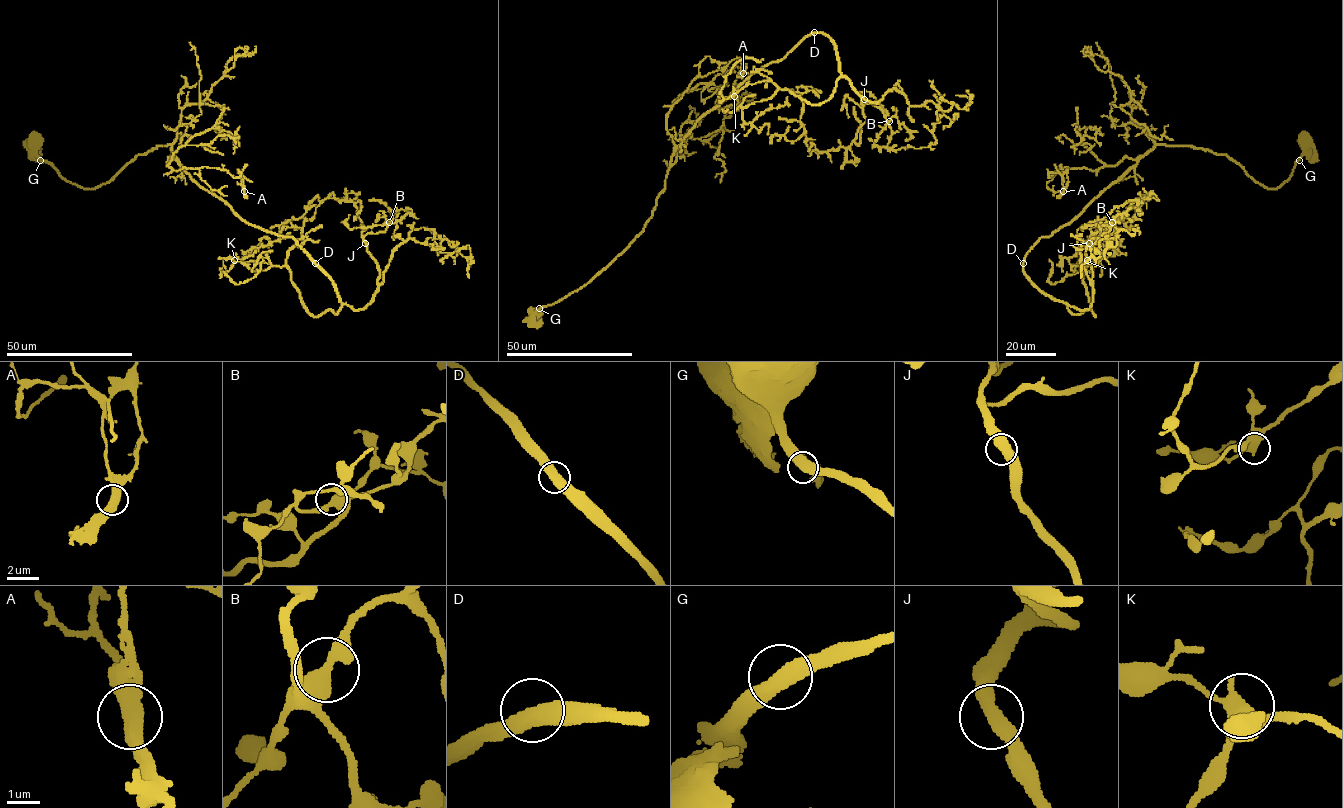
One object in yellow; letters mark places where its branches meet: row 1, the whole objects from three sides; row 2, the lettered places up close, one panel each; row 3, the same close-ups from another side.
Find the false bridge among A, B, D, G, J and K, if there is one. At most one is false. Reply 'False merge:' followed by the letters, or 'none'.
False merge: A

